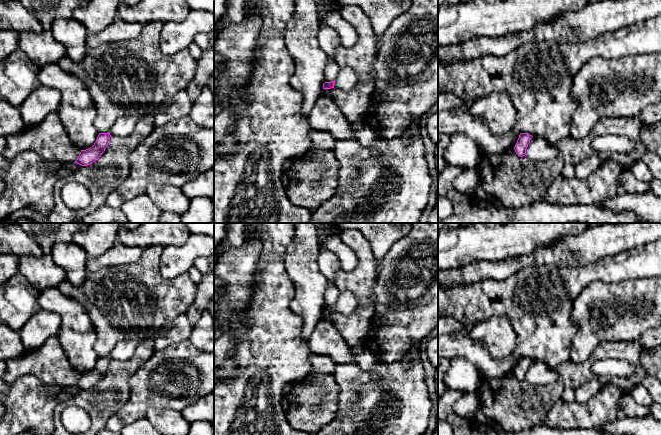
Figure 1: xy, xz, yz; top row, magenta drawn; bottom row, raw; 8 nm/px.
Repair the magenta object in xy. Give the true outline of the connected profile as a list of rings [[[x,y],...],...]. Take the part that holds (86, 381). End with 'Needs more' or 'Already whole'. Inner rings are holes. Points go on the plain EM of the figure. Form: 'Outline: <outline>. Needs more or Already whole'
Outline: [[[99,357],[94,369],[86,374],[81,374],[75,387],[87,390],[98,384],[108,370],[110,361],[110,357]]]. Already whole

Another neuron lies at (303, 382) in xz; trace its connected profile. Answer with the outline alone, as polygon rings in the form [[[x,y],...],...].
[[[302,378],[302,379],[299,379],[299,380],[295,380],[294,382],[288,384],[286,386],[286,391],[292,391],[293,389],[295,388],[298,388],[298,387],[308,387],[310,385],[310,382],[305,379],[305,378]]]

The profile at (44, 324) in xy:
[[[40,309],[19,331],[26,351],[37,349],[50,337],[57,336],[60,325],[61,318],[56,313]]]

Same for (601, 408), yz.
[[[614,383],[602,385],[587,402],[579,403],[566,400],[563,396],[546,413],[542,425],[557,429],[591,429],[613,422],[617,417],[618,400],[623,391]]]

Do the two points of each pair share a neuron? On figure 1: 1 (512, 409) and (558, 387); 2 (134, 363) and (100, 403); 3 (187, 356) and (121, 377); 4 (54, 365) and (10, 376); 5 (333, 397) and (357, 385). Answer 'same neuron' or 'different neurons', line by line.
1: same neuron
2: same neuron
3: different neurons
4: same neuron
5: different neurons

